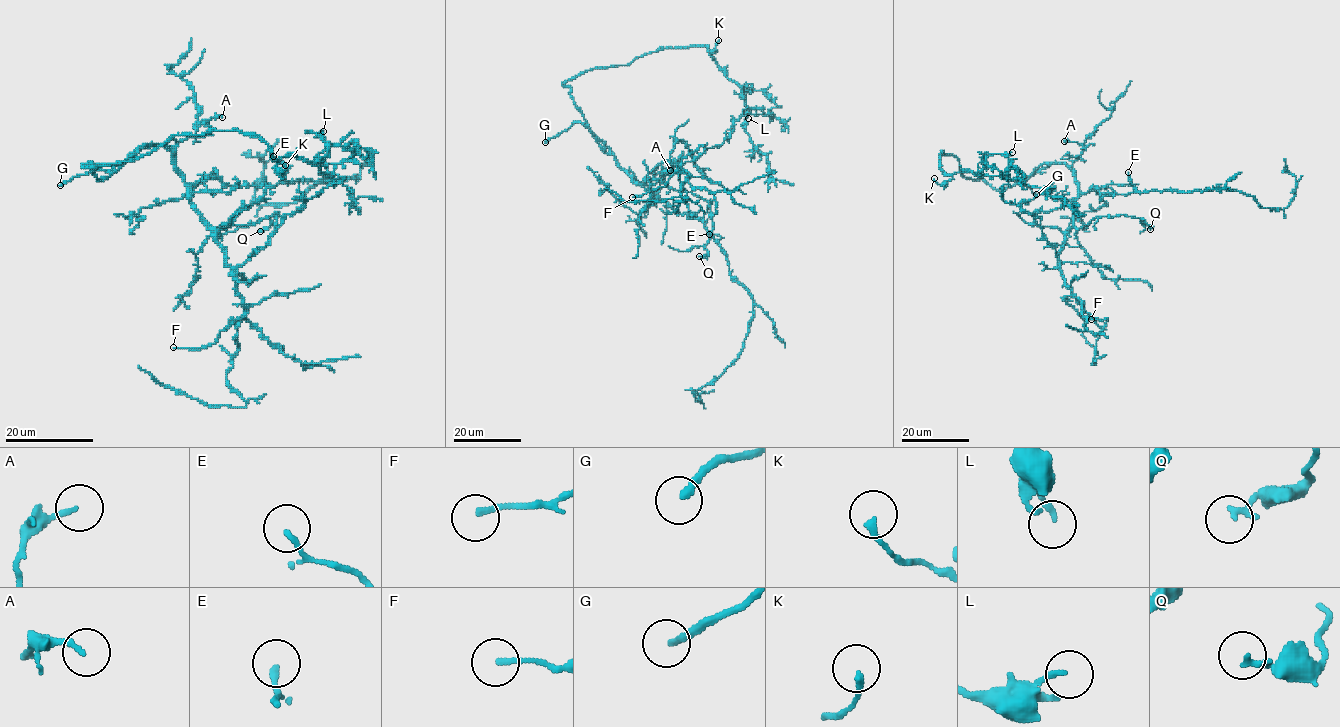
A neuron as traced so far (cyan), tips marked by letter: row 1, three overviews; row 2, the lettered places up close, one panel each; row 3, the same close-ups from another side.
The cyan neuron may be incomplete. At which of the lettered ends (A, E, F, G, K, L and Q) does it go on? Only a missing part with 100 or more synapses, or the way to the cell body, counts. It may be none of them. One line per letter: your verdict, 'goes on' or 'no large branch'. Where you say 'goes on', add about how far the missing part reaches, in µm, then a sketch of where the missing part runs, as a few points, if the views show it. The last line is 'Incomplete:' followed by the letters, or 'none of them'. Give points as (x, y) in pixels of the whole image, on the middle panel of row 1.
A: no large branch
E: no large branch
F: no large branch
G: goes on; missing 90 µm
K: no large branch
L: no large branch
Q: no large branch
Incomplete: G

